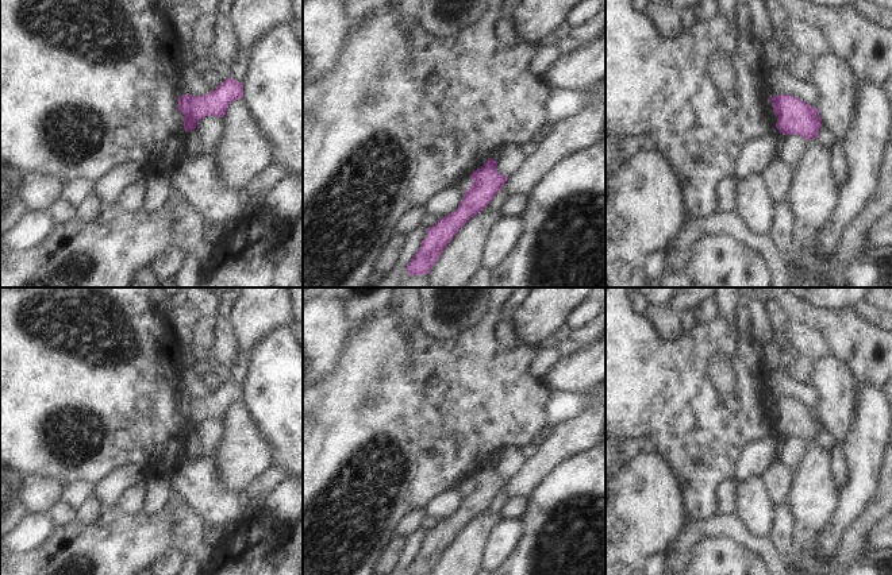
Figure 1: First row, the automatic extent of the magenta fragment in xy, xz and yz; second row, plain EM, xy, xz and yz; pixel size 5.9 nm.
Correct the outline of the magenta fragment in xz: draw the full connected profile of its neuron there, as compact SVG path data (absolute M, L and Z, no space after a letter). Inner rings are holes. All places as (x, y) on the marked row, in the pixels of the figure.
M489 158L480 169L470 174L470 180L470 188L464 190L458 208L426 229L426 238L405 267L407 275L428 274L458 229L470 217L487 208L507 181L507 175L499 174L496 171L496 161Z

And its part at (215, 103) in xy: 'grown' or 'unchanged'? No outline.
unchanged

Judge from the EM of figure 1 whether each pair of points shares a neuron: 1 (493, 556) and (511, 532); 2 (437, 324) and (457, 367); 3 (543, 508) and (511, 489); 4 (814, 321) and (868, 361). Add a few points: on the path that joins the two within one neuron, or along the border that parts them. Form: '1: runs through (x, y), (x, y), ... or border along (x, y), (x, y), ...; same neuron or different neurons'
1: runs through (496, 551), (506, 537); same neuron
2: border along (416, 324), (439, 339), (452, 339), (472, 327); different neurons
3: border along (549, 474), (527, 497); different neurons
4: runs through (827, 321), (835, 325), (857, 347); same neuron

